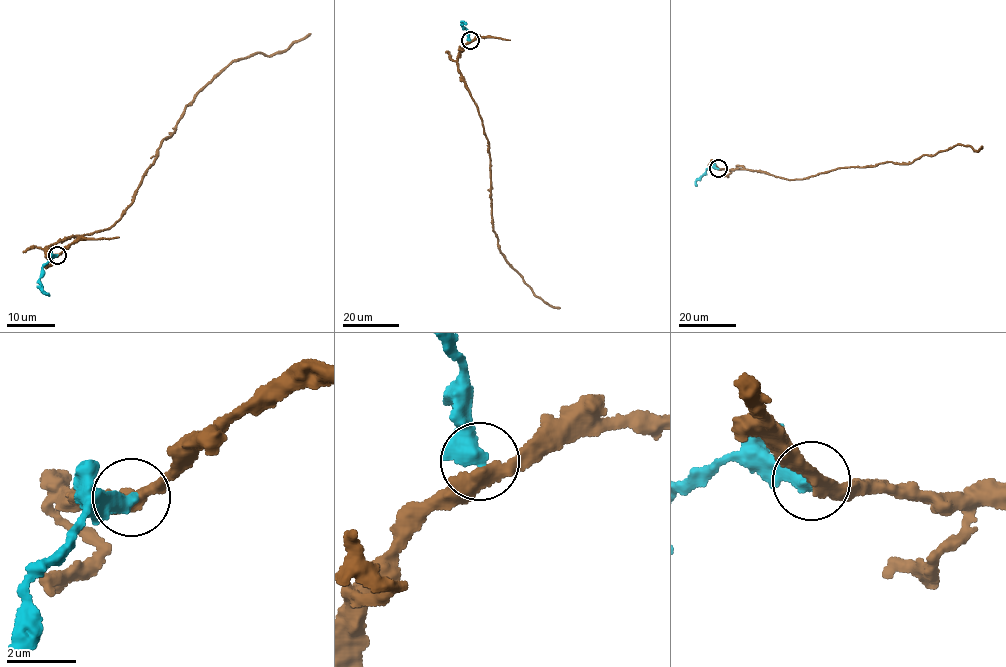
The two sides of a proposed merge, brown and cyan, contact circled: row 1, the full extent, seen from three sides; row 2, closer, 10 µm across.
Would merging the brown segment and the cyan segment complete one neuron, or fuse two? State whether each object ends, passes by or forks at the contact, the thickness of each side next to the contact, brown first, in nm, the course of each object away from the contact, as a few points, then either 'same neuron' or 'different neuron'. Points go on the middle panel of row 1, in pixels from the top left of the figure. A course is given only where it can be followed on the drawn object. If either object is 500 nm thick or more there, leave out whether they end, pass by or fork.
400 nm thick on the brown side, 550 nm on the other; brown runs (470, 40), (461, 50), (458, 72), (477, 108), (487, 140), (492, 228), (498, 248), (535, 295), (560, 308); cyan runs (469, 40), (468, 32), (462, 24), (464, 21), (466, 25); different neuron

